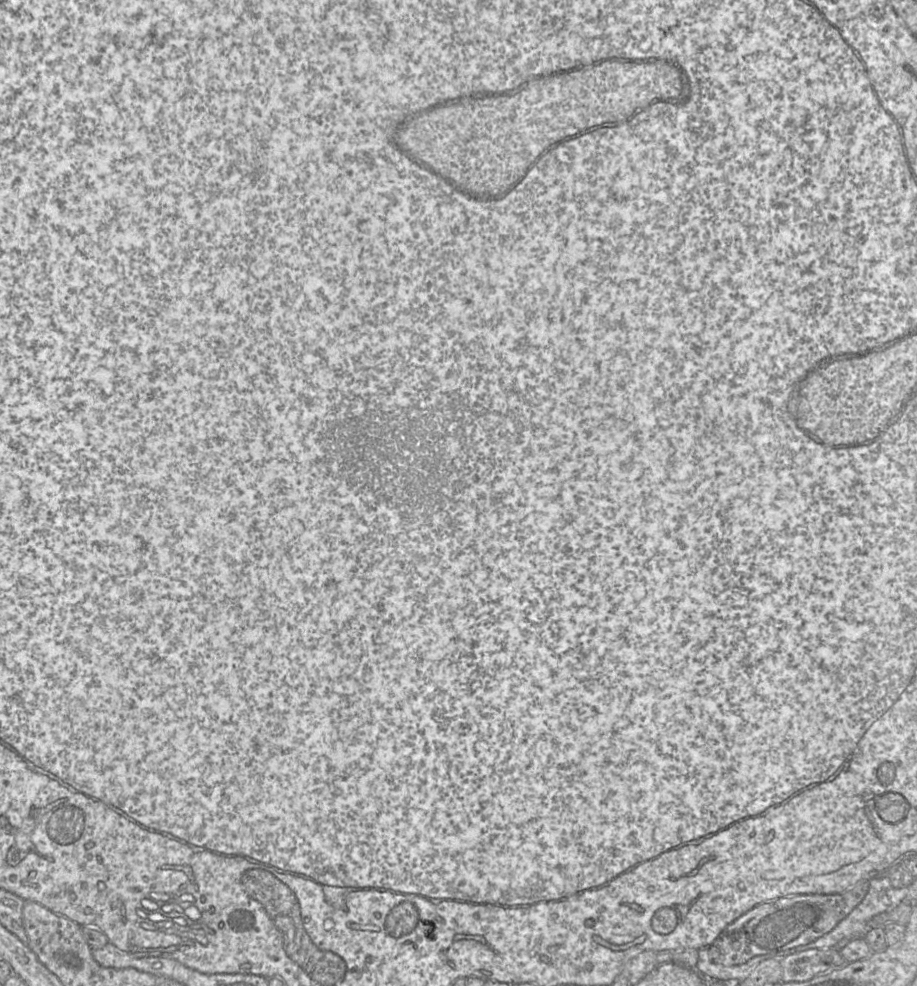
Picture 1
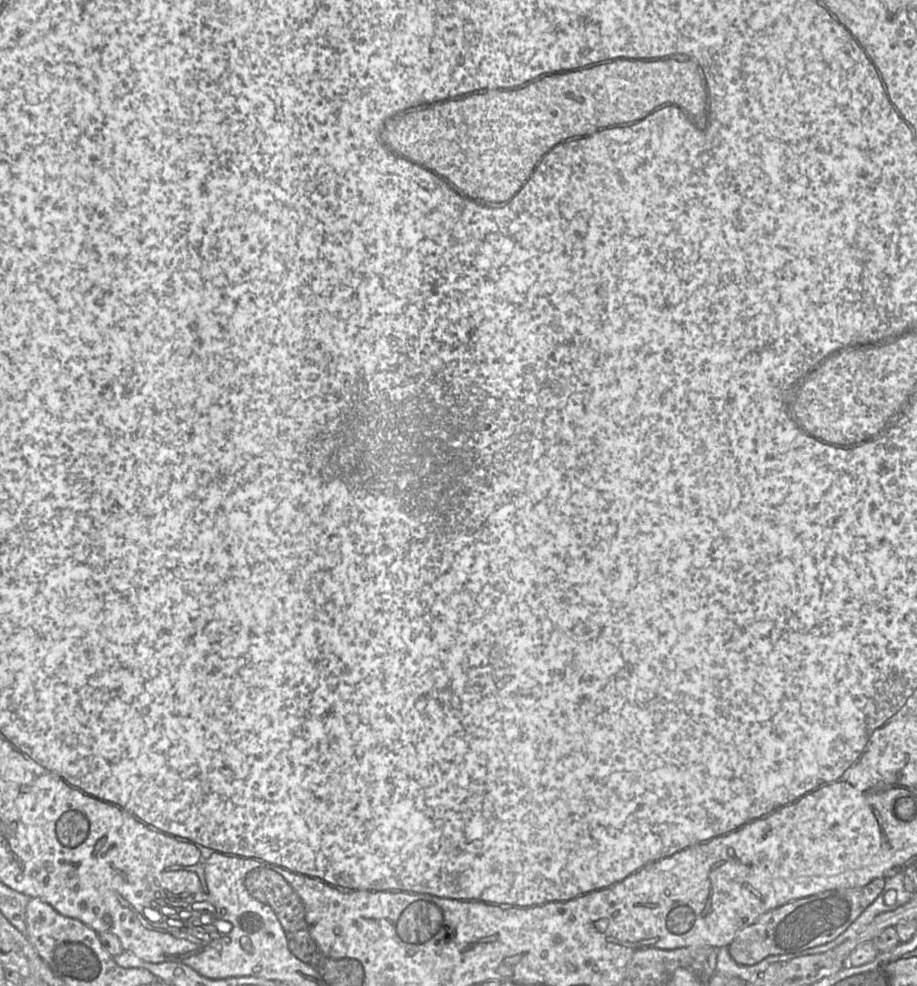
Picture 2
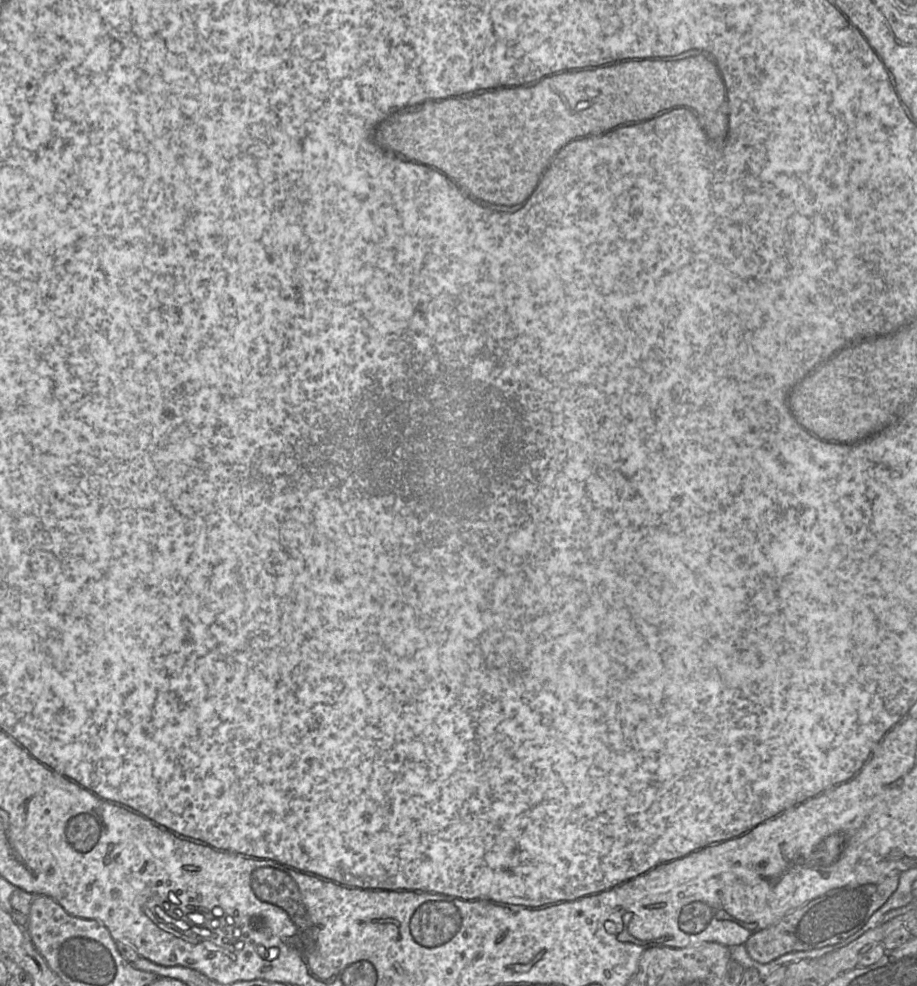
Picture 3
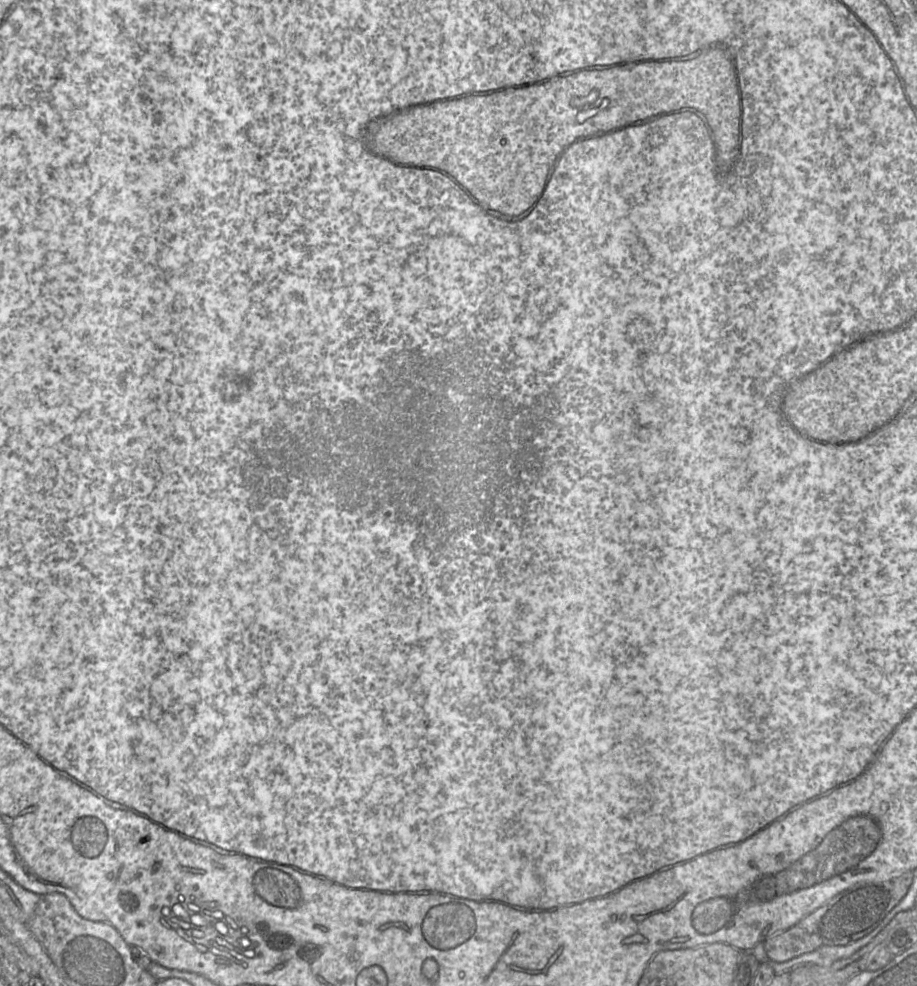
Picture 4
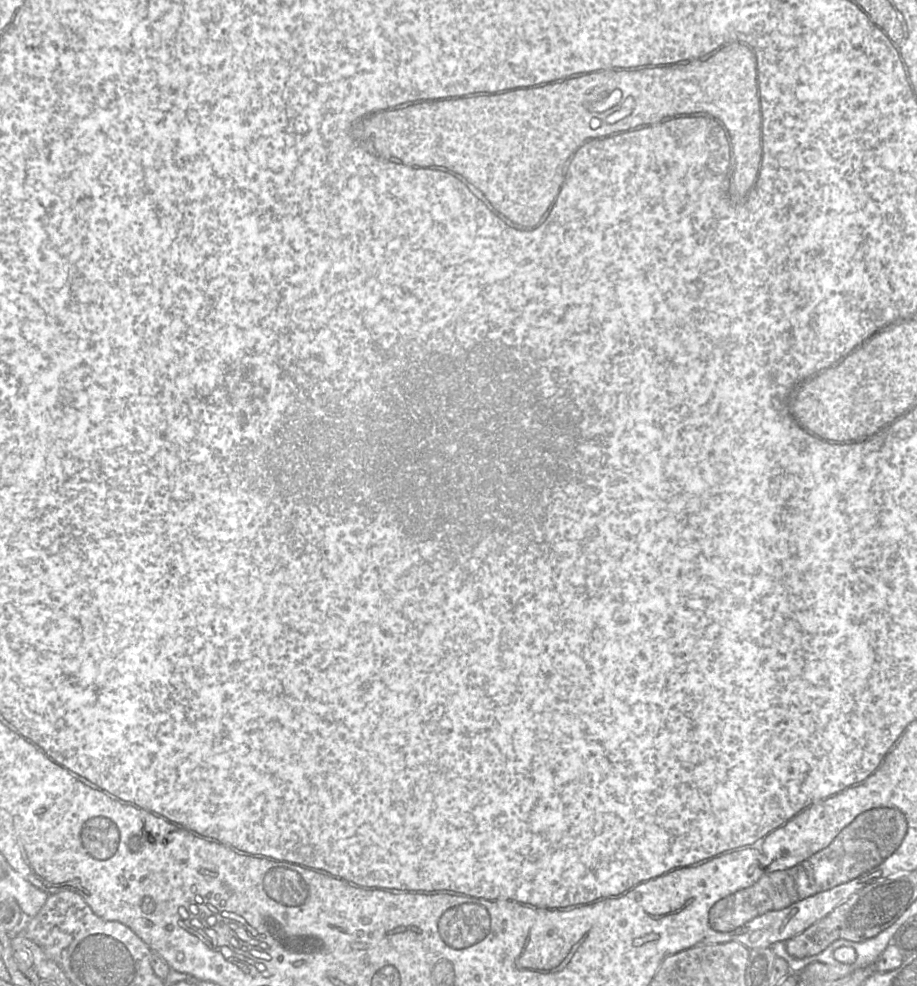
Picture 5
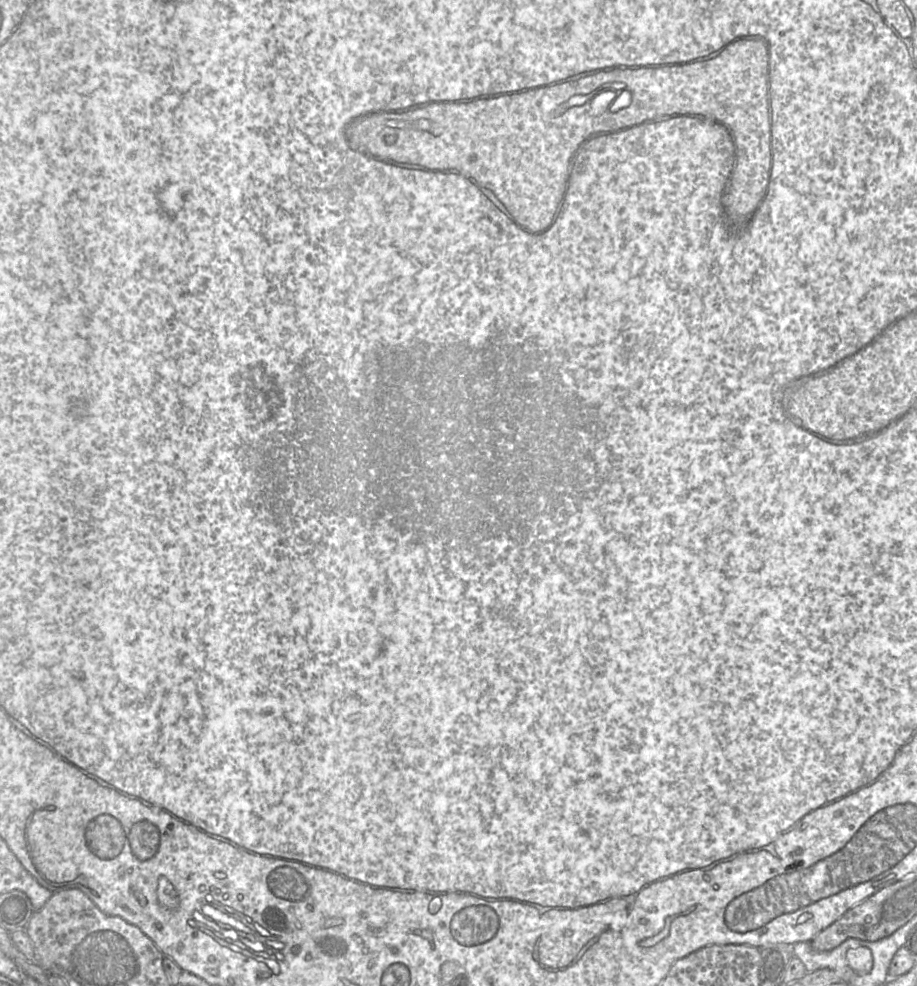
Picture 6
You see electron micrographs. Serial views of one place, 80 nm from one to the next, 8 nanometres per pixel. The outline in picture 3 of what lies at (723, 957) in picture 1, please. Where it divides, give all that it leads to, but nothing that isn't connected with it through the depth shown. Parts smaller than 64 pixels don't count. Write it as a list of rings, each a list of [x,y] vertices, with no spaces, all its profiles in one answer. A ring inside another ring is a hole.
[[[894,874],[878,883],[831,890],[788,913],[774,925],[754,933],[745,942],[744,947],[754,961],[769,963],[787,953],[840,943],[868,923],[873,914],[896,891],[898,884],[899,874]]]

